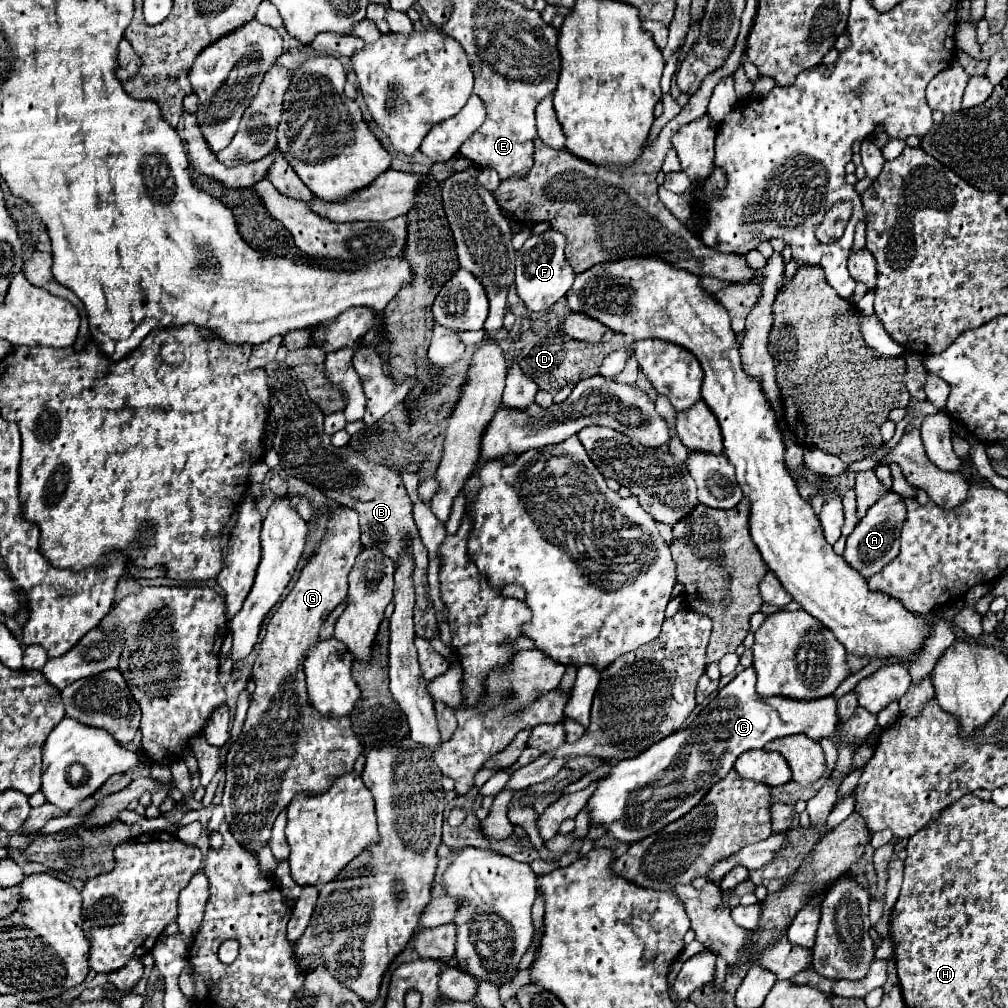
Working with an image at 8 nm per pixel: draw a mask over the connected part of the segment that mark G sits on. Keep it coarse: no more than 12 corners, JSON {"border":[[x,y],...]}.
{"border":[[334,507],[250,673],[222,797],[254,855],[298,793],[362,753],[302,669],[346,599],[356,511]]}

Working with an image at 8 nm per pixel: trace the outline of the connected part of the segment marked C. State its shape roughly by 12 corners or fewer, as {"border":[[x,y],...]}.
{"border":[[754,667],[612,765],[590,825],[632,845],[694,809],[744,751],[820,741],[838,701],[762,699]]}

